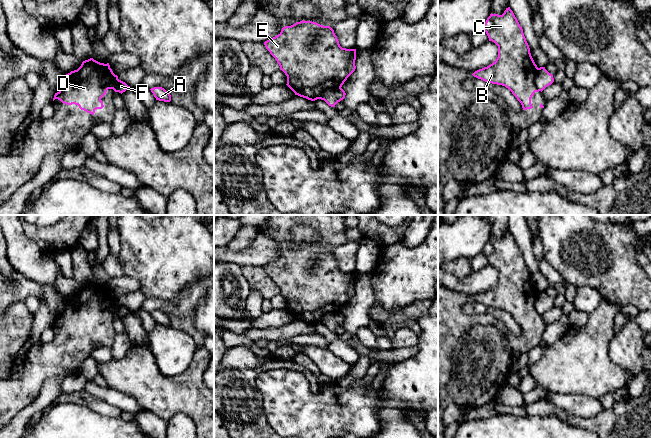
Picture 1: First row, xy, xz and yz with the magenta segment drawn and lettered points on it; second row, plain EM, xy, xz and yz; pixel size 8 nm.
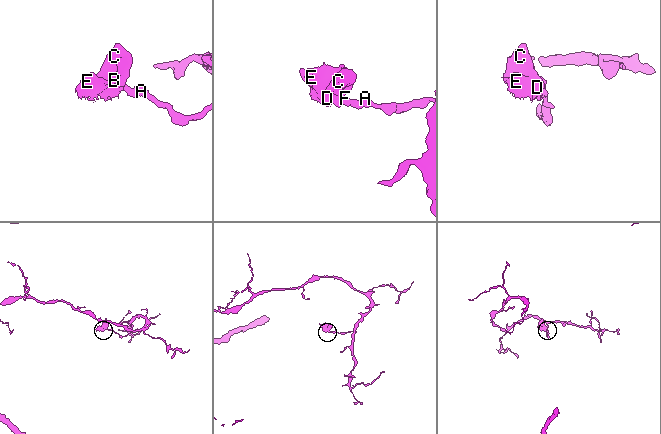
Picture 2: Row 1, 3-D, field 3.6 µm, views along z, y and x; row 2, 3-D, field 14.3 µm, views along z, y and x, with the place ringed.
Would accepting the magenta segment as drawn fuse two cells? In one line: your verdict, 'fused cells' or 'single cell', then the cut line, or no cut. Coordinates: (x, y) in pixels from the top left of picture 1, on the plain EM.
fused cells; cut xy (115, 299), (105, 300), (101, 307)

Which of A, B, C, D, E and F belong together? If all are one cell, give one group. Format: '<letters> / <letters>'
A F / B C D E

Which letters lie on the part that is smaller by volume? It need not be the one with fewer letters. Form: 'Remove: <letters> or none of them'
Remove: B, C, D, E

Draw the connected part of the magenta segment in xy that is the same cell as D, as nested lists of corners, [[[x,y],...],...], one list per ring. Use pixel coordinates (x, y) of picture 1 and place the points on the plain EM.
[[[93,282],[85,284],[77,294],[66,298],[65,308],[55,317],[53,325],[58,323],[67,329],[78,329],[94,339],[96,333],[104,331],[101,322],[111,313],[102,307],[106,300],[115,300],[109,287],[100,287]]]

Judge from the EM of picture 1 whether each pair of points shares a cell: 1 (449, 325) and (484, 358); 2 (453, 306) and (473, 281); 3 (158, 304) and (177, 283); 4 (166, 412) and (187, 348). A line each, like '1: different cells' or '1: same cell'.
1: different cells
2: different cells
3: different cells
4: different cells

